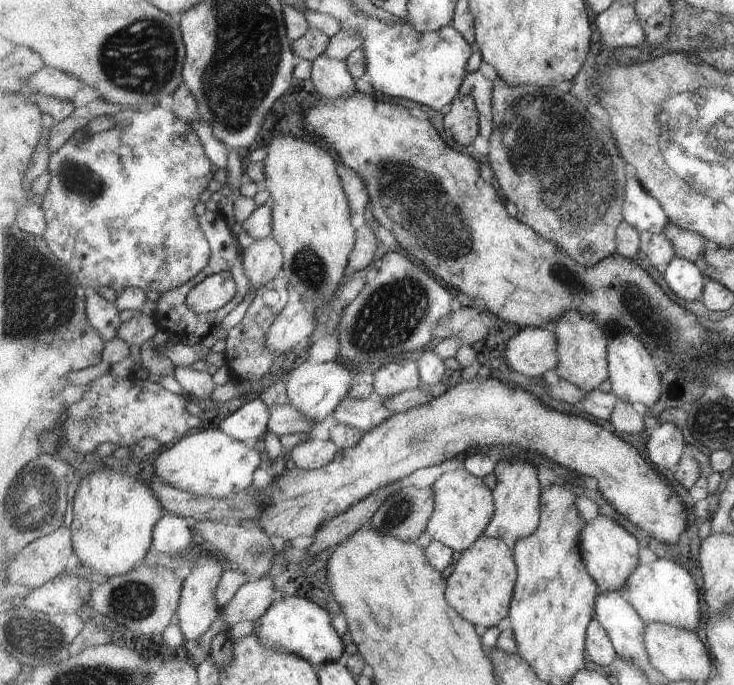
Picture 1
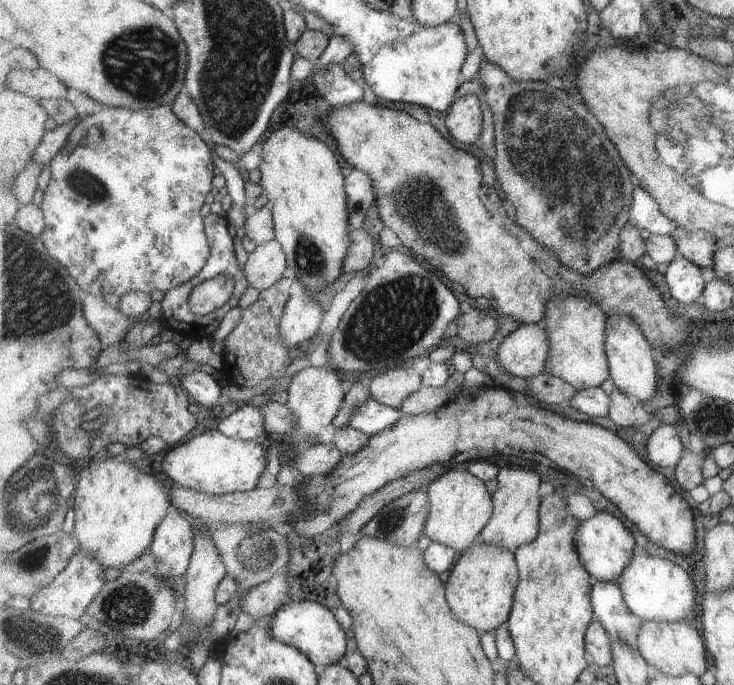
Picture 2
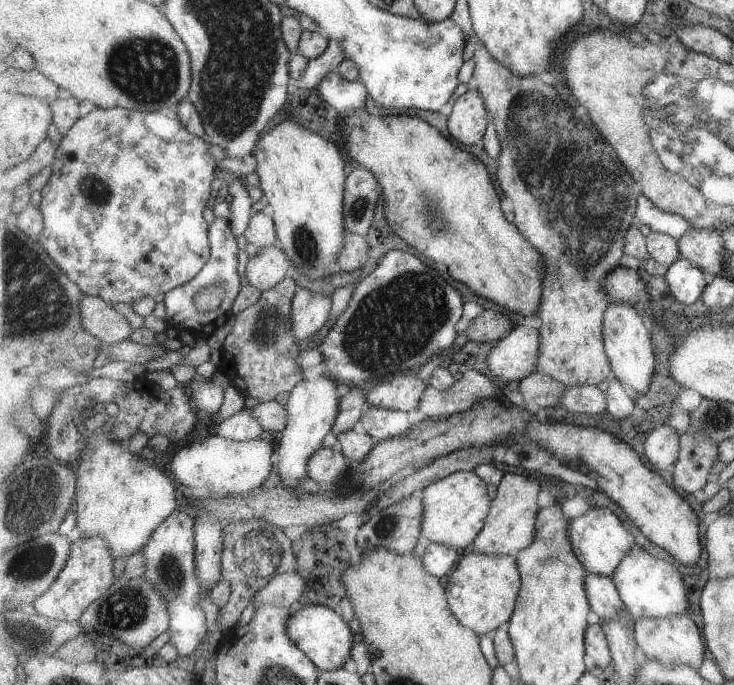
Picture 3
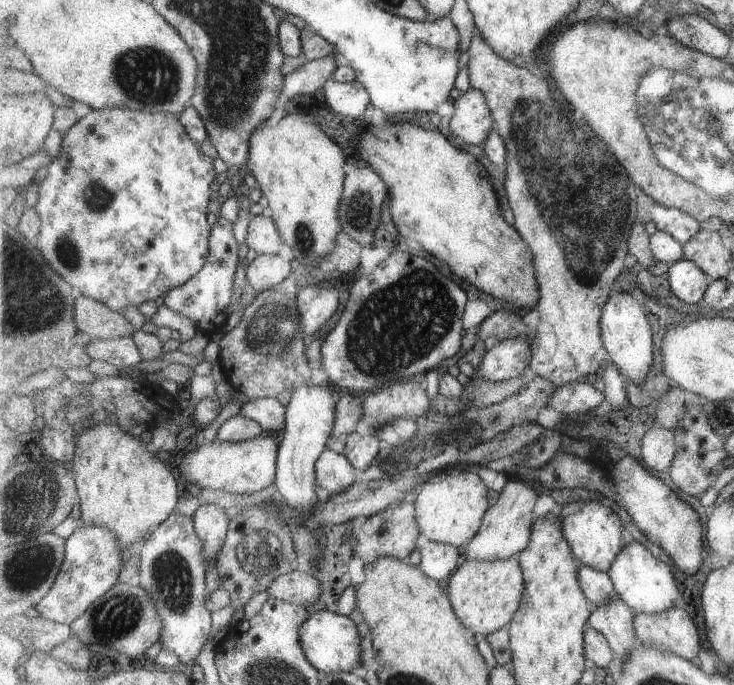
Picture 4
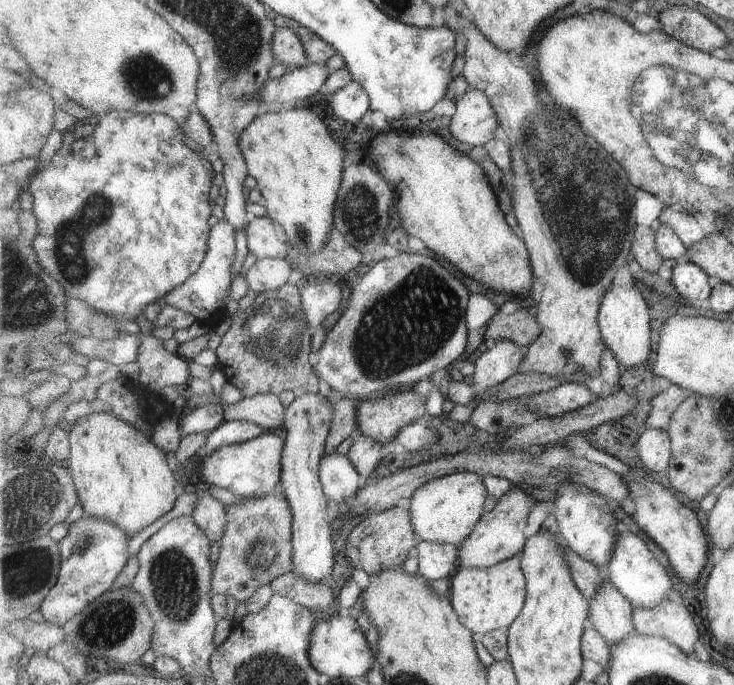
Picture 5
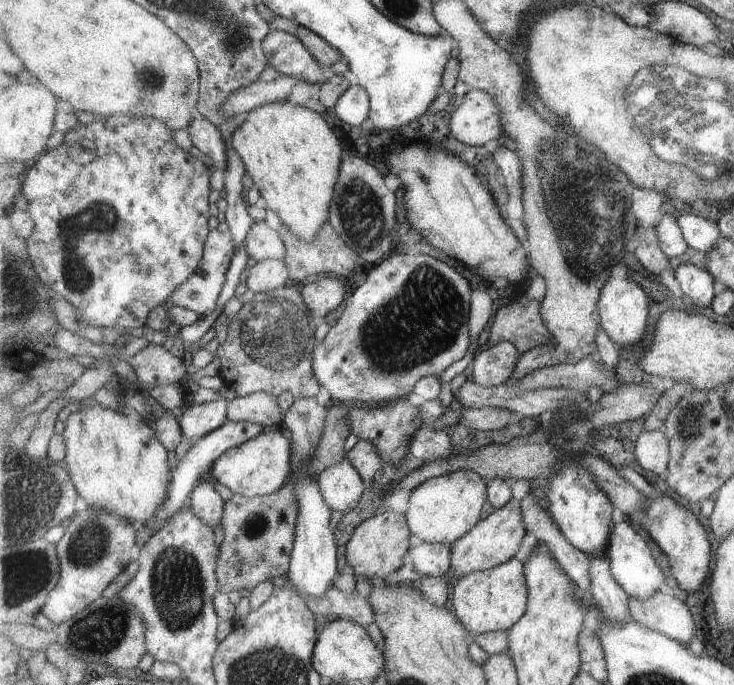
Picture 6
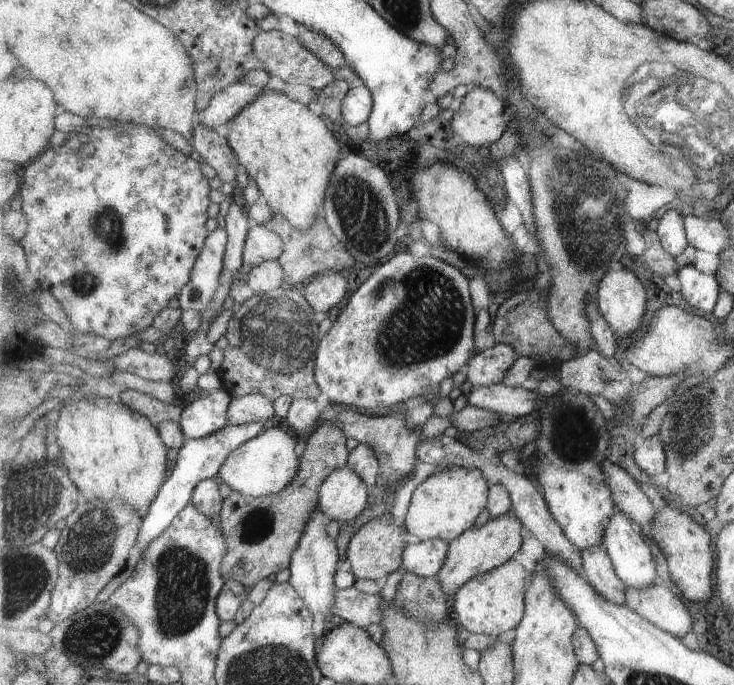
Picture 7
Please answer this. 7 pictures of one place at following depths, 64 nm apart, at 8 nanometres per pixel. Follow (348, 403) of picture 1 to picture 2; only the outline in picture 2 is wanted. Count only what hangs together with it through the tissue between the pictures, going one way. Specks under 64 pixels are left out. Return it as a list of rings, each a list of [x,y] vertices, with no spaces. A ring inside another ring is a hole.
[[[371,396],[364,405],[355,410],[352,419],[348,422],[348,426],[373,436],[391,428],[403,417],[405,415],[397,408],[384,405]]]

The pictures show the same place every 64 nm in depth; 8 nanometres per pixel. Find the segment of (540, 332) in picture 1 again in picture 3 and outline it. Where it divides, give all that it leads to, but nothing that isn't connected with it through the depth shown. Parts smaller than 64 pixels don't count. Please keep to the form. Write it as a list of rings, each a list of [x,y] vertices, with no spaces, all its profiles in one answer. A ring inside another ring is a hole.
[[[515,326],[505,338],[491,348],[487,356],[491,374],[524,383],[527,377],[538,370],[541,346],[539,329]]]

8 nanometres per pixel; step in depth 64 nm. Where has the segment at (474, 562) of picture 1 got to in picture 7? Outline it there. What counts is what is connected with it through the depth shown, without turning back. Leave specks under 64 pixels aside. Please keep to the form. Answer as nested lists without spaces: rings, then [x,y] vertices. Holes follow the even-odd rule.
[[[511,559],[505,564],[478,574],[466,582],[455,594],[453,616],[470,633],[499,636],[511,628],[516,628],[526,614],[527,570],[523,564]]]

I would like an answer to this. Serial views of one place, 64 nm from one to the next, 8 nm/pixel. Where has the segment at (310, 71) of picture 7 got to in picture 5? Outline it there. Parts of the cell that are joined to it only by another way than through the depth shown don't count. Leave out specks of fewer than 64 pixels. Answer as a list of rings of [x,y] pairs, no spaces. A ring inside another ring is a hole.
[[[278,27],[274,34],[274,53],[277,62],[288,64],[290,70],[311,64],[306,48],[293,28]]]

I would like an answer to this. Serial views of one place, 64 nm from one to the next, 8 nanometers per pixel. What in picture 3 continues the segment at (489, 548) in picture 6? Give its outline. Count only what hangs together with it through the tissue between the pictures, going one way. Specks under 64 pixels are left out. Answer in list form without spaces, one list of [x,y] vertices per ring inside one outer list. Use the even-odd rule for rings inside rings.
[[[506,472],[496,488],[496,497],[492,500],[490,516],[486,518],[486,525],[481,534],[475,539],[471,548],[473,551],[492,555],[514,555],[535,542],[538,532],[537,496],[541,492],[539,480],[531,475]]]

